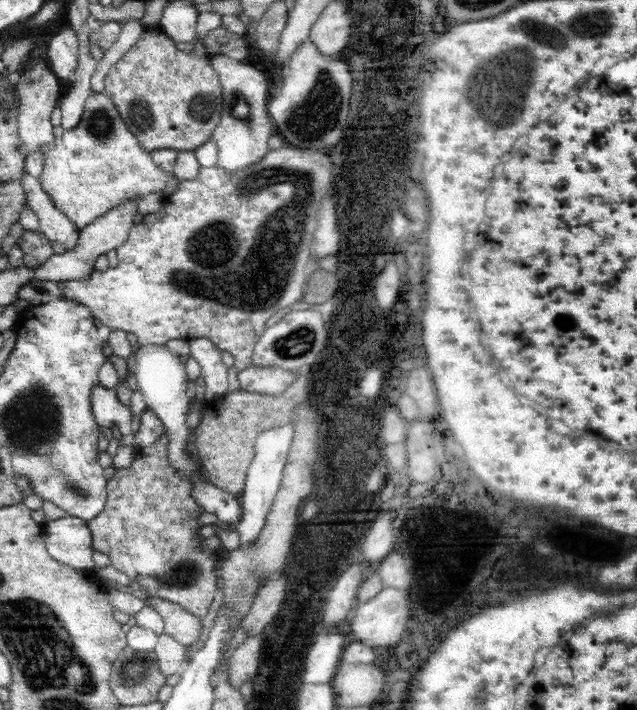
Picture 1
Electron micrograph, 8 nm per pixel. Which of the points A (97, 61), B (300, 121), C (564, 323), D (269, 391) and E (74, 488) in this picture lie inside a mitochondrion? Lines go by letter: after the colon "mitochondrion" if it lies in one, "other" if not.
A: other
B: mitochondrion
C: other
D: other
E: mitochondrion

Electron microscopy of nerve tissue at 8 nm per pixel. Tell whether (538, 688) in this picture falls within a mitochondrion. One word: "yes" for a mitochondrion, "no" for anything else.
no

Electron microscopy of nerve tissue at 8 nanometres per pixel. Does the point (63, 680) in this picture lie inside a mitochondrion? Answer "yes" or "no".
yes

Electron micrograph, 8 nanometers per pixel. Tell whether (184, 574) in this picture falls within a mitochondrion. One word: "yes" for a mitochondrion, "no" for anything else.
yes

